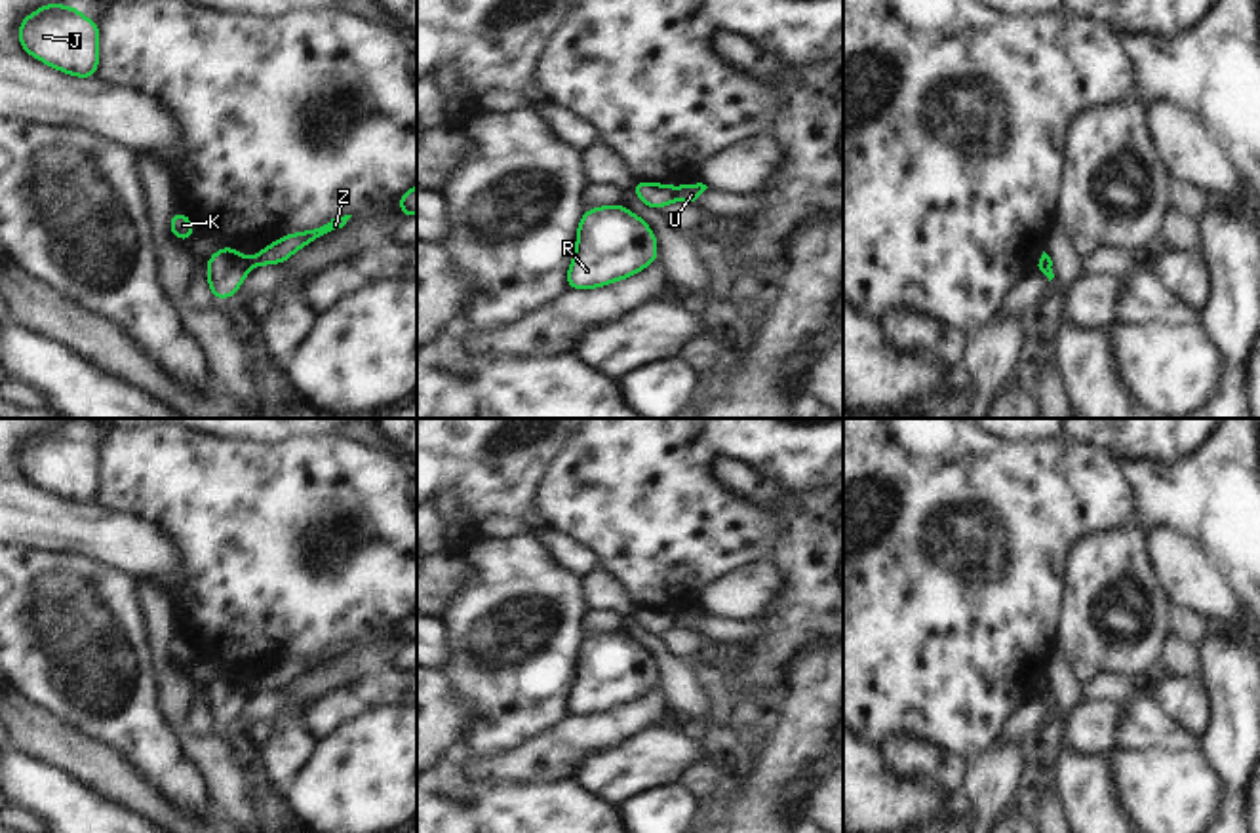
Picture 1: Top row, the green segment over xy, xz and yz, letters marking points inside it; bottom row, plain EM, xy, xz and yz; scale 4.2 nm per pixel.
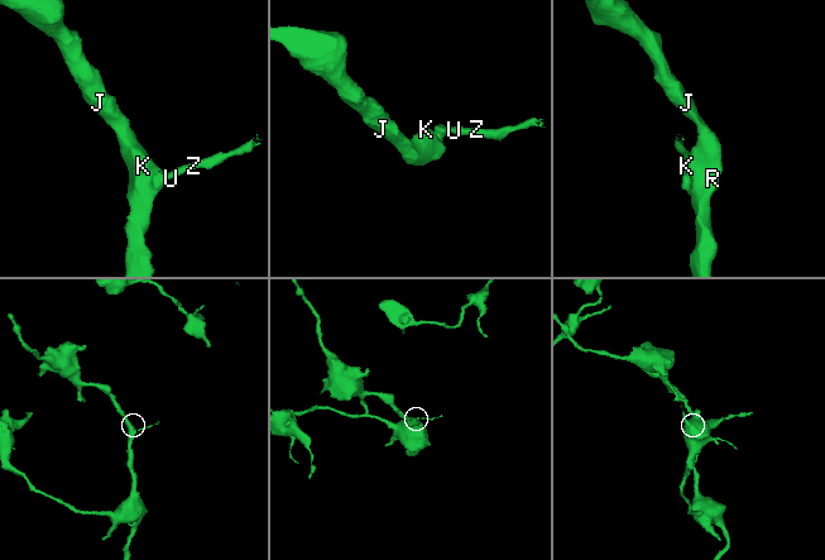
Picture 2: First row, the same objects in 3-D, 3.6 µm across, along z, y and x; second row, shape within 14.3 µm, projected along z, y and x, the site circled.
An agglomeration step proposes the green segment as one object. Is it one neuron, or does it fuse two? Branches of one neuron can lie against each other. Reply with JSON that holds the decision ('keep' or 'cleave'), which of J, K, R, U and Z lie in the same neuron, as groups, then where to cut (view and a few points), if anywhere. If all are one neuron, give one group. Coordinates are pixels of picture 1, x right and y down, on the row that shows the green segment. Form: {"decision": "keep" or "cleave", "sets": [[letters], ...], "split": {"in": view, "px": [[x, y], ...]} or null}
{"decision": "cleave", "sets": [["J", "K", "R"], ["U", "Z"]], "split": {"in": "xz", "px": [[676, 189], [672, 198]]}}

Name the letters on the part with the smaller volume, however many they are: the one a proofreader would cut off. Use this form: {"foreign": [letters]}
{"foreign": ["U", "Z"]}

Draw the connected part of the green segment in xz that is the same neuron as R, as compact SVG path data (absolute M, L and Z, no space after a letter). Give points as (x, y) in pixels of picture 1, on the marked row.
M622 203L584 209L567 272L569 289L594 289L641 272L659 257L657 236Z

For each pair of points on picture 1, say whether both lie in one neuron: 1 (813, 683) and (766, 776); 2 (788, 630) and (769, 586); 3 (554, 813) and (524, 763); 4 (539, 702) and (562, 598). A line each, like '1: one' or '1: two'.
1: one
2: two
3: two
4: one

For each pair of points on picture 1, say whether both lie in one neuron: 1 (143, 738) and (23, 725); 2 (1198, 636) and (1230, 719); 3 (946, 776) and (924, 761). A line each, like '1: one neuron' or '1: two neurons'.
1: two neurons
2: two neurons
3: one neuron

